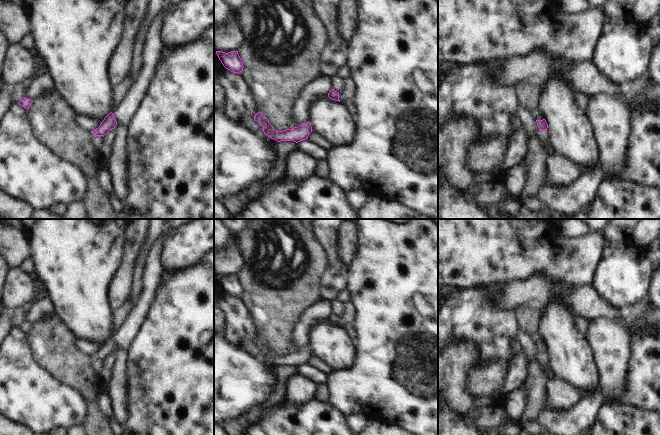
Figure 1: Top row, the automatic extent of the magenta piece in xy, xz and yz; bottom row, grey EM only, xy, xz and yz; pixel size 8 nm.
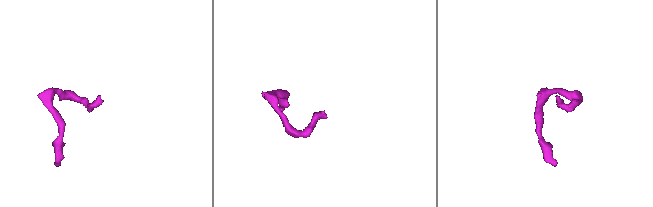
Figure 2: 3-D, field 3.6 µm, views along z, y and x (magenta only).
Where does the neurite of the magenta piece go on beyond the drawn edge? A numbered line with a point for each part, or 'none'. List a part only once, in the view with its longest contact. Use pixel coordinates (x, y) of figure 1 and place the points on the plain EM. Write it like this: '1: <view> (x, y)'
1: xy (152, 273)

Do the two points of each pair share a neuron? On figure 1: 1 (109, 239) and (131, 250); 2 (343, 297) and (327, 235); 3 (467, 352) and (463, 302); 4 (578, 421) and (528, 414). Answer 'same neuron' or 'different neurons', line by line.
1: different neurons
2: different neurons
3: different neurons
4: different neurons

